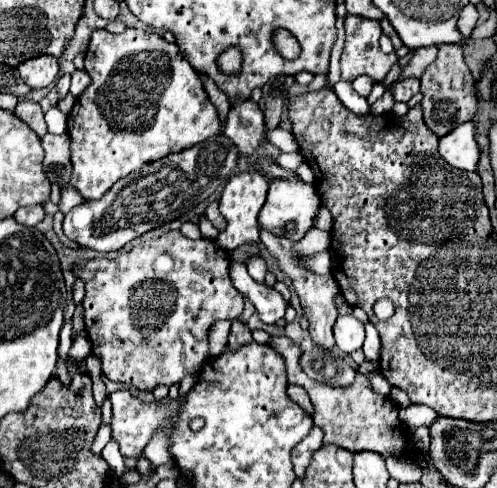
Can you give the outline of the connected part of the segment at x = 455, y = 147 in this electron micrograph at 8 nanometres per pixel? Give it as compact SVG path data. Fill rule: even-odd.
M472 122L460 124L448 136L440 138L440 156L454 168L476 172L480 148L476 142L476 128Z

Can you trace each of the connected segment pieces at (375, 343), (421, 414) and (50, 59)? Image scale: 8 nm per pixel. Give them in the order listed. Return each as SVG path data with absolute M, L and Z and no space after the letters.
M372 323L365 324L365 340L362 350L366 360L378 361L380 359L381 339Z
M408 406L400 410L400 420L408 426L408 428L418 428L418 426L430 426L432 422L436 422L440 418L440 414L428 406Z
M36 56L20 64L18 70L32 88L46 88L58 78L58 60L54 56Z

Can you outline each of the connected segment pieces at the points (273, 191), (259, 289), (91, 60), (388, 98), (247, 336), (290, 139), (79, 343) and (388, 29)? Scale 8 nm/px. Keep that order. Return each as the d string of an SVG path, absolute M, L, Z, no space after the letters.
M270 178L268 196L266 196L264 208L260 210L258 222L268 232L298 242L312 228L318 216L318 206L320 206L320 198L316 198L314 184L306 184L302 180L290 180L290 178Z
M232 260L230 278L232 278L234 288L240 294L244 294L246 300L250 300L254 304L254 308L264 324L276 324L284 316L284 310L288 306L286 300L274 288L254 282L246 270L246 264Z
M128 28L122 34L108 34L106 30L96 30L86 50L86 72L90 74L92 84L78 96L68 118L74 166L72 184L86 200L102 198L116 180L136 172L140 166L172 152L192 148L194 144L222 132L218 112L202 88L200 74L188 64L176 44L168 44L154 32Z
M385 91L384 95L371 106L371 113L381 115L392 110L395 100L389 91Z
M234 320L232 322L230 340L228 340L228 348L230 350L238 350L238 348L242 348L244 344L250 344L250 342L252 342L252 332L248 330L248 326L244 322Z
M276 128L276 130L268 130L266 132L266 140L272 142L274 146L278 146L282 152L294 152L298 150L298 144L294 140L294 136L282 128Z
M78 336L70 348L70 362L78 362L78 360L84 360L86 356L90 354L90 340L86 336Z
M382 18L382 20L380 20L380 24L382 24L382 30L384 30L384 34L386 34L386 36L388 36L390 40L392 40L392 44L394 44L394 48L398 50L398 48L402 46L402 40L400 40L400 36L396 34L396 30L392 28L392 24L388 22L388 18Z

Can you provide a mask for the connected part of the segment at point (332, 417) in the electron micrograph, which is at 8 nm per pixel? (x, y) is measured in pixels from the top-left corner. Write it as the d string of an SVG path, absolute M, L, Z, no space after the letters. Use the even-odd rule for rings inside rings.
M270 338L270 348L274 348L286 364L286 376L290 384L302 386L314 406L312 420L316 426L324 430L324 444L336 444L340 448L346 448L350 452L360 450L372 450L386 456L406 456L412 458L416 454L416 446L410 442L410 436L406 430L398 424L398 406L390 400L390 396L382 396L370 388L370 382L364 374L356 374L356 380L350 386L330 386L324 382L310 380L304 376L302 368L298 366L300 360L300 348L290 338ZM408 436L408 438L406 438Z

